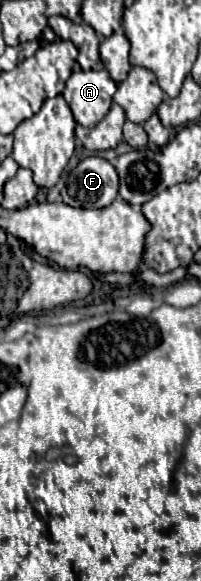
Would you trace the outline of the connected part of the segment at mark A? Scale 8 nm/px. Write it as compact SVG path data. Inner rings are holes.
M78 70L72 72L72 76L66 80L62 96L70 106L74 120L86 128L92 128L108 114L114 92L116 82L108 76L106 70Z

